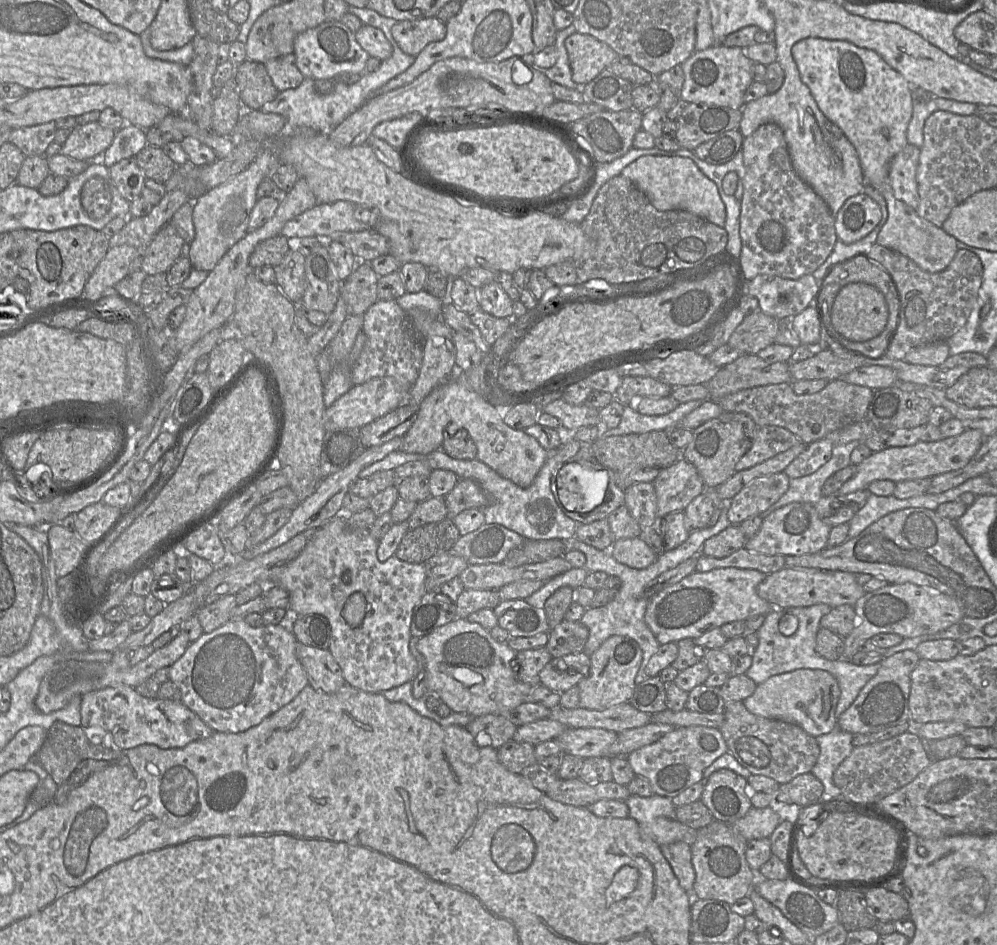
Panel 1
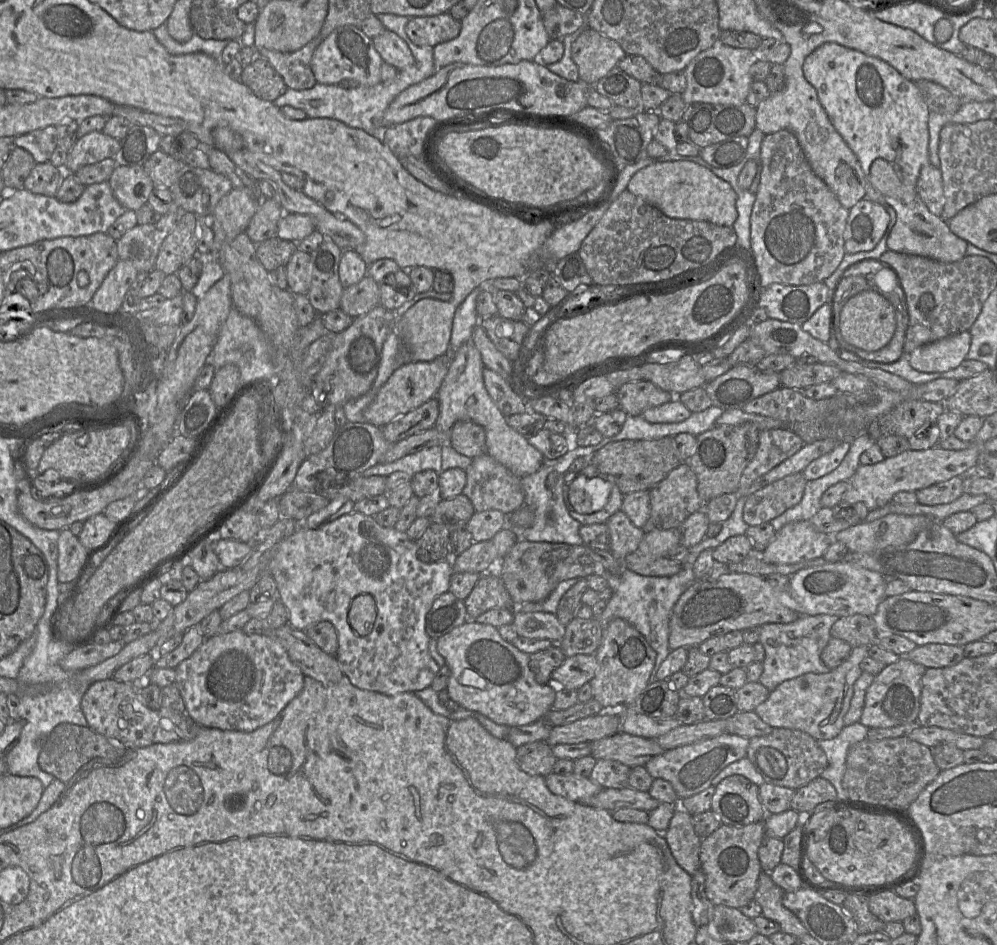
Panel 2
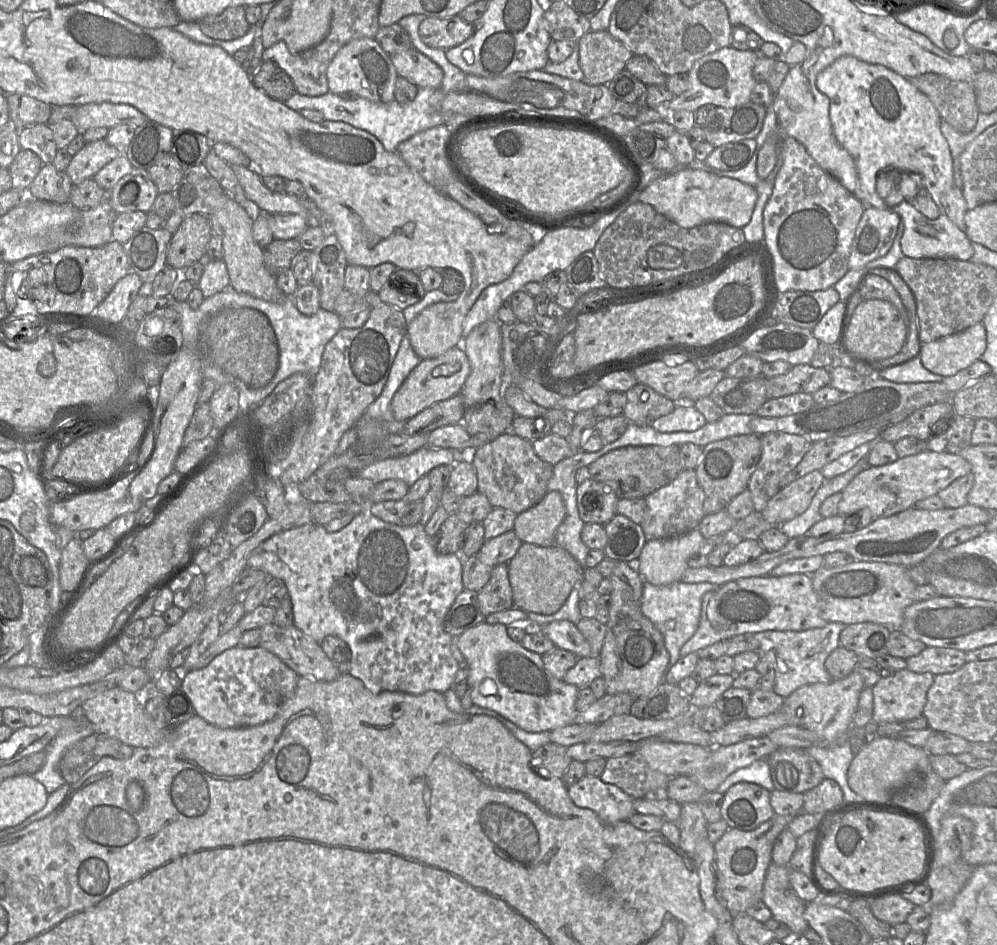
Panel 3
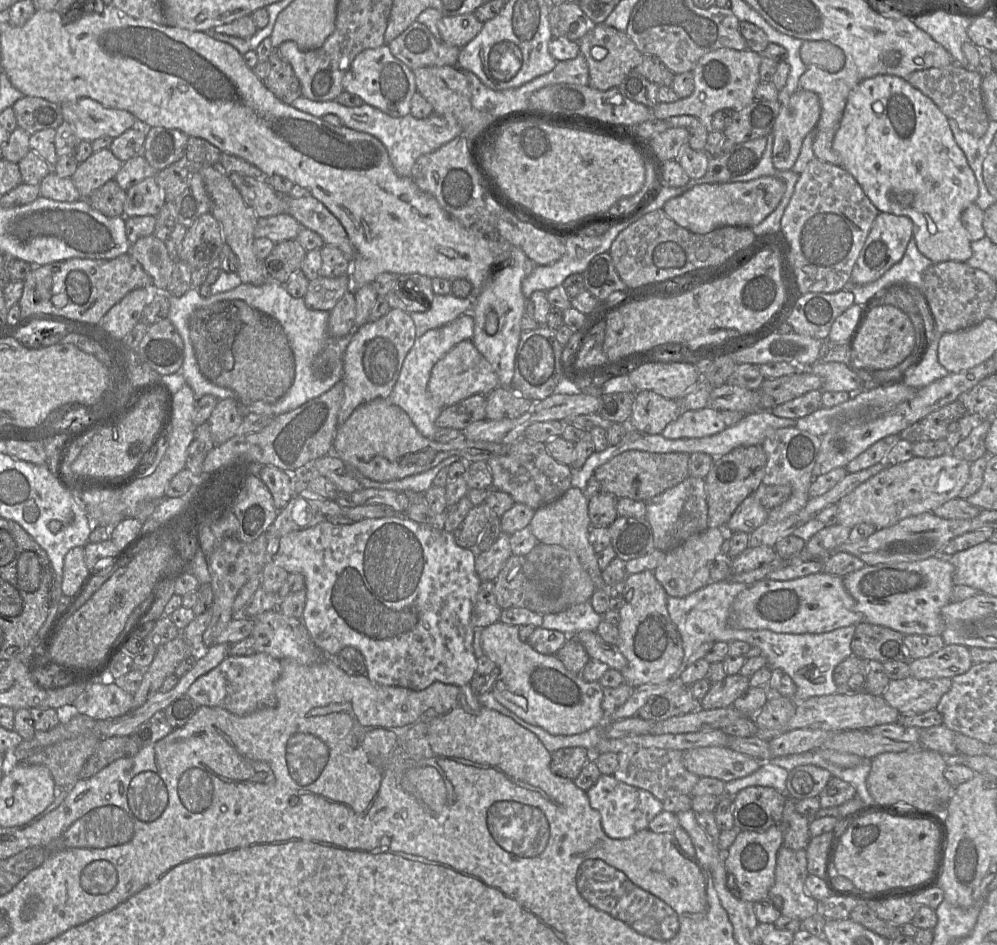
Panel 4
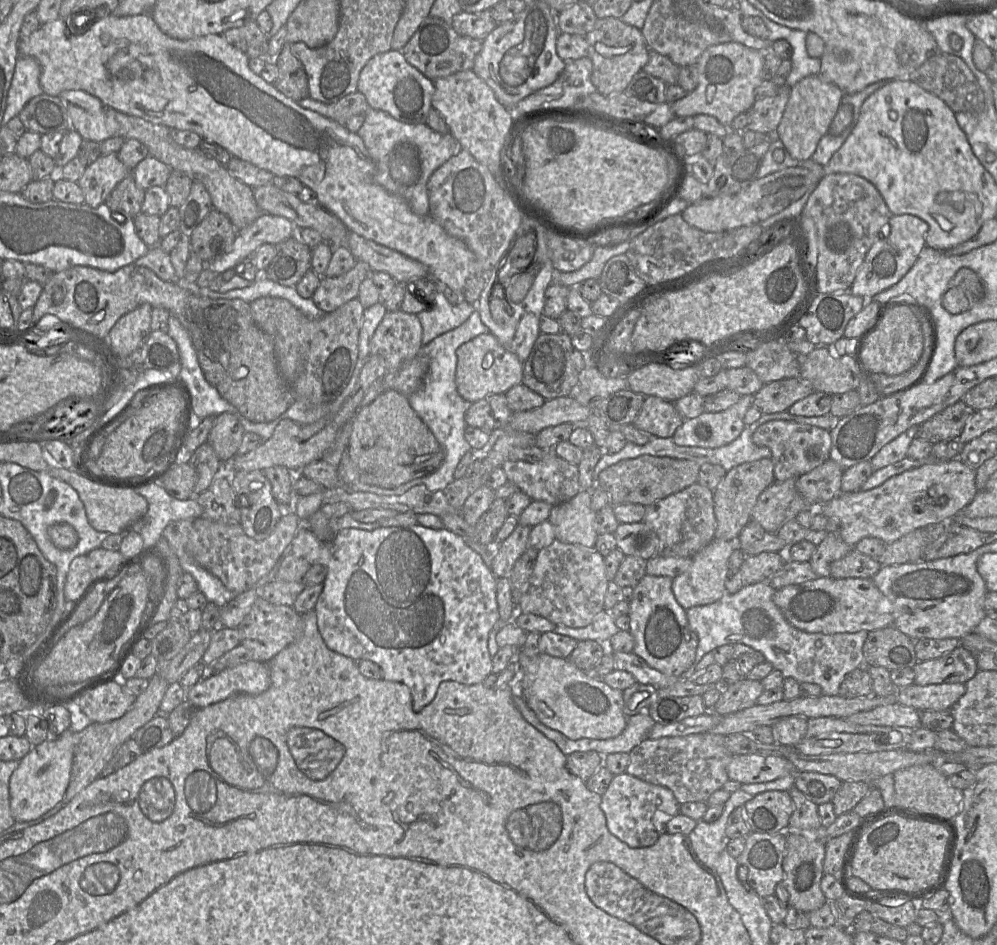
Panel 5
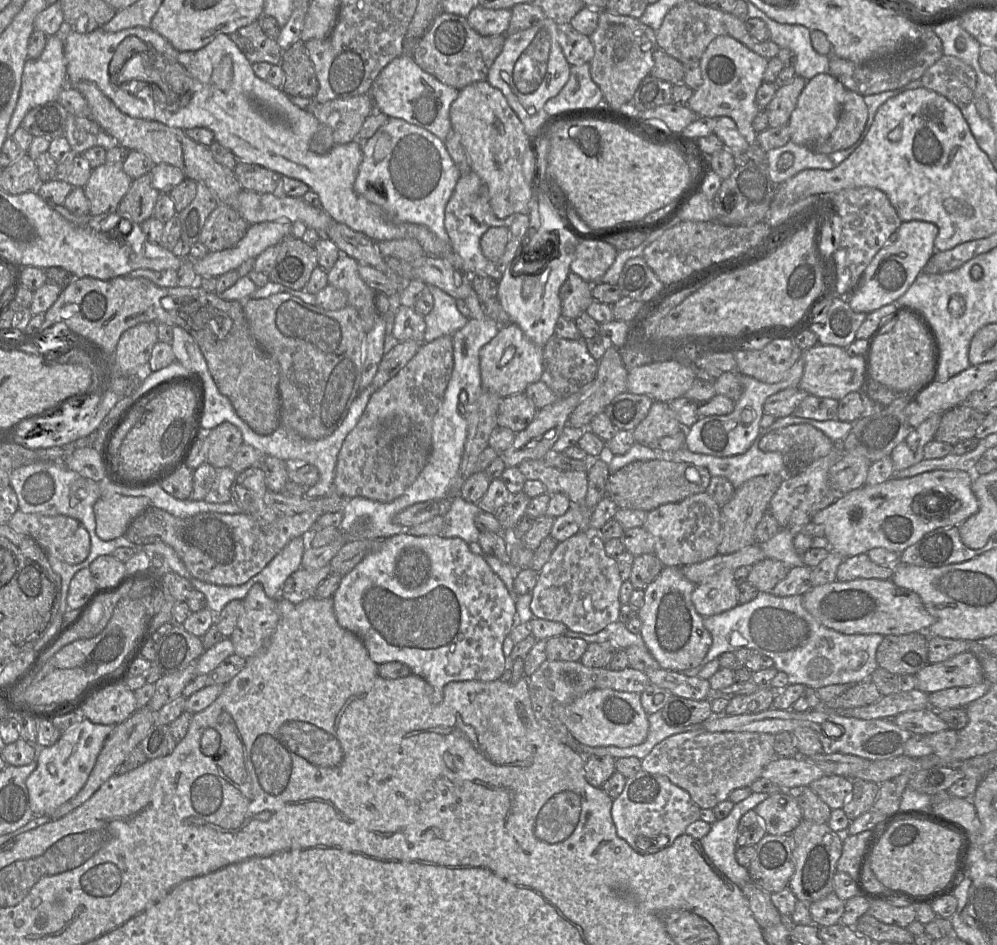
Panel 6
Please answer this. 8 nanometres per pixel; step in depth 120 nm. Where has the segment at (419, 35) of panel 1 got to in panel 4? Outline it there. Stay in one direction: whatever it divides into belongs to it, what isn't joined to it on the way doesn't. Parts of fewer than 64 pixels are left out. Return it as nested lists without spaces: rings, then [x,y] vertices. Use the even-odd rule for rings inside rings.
[[[473,13],[443,16],[437,23],[439,40],[449,46],[462,48],[481,31],[483,22]]]

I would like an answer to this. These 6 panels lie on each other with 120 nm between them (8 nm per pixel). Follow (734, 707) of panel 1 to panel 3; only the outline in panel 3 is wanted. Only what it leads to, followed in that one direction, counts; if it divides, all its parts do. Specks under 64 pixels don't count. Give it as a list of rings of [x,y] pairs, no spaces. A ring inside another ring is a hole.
[[[780,747],[766,758],[776,790],[805,793],[825,778],[820,764],[804,749]]]

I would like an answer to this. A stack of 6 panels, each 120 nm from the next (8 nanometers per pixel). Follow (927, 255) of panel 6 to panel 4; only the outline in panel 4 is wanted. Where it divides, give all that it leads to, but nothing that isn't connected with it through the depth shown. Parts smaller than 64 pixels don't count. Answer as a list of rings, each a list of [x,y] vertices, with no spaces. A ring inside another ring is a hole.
[[[879,212],[875,218],[851,274],[851,285],[865,285],[882,277],[904,256],[913,238],[913,222],[907,216]]]

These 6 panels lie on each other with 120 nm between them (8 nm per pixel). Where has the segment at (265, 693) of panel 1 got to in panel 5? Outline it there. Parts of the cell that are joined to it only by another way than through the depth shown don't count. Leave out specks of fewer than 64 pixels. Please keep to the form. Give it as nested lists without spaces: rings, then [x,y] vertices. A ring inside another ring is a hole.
[[[250,660],[200,679],[194,686],[186,689],[186,699],[197,708],[204,708],[238,693],[259,695],[270,684],[267,663]]]

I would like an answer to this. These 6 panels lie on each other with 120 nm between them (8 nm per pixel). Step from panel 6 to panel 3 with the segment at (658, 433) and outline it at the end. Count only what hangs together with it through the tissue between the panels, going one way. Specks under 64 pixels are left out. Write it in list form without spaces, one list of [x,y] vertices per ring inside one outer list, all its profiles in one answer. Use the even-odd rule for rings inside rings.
[[[637,383],[626,392],[624,417],[639,426],[650,426],[656,419],[671,413],[676,404],[652,388]]]

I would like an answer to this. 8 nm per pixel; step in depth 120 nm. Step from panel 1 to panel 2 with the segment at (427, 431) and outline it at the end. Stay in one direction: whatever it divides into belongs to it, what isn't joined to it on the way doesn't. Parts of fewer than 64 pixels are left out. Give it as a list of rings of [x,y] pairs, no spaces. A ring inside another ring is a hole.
[[[472,340],[466,341],[454,351],[448,372],[435,396],[439,402],[439,415],[434,427],[441,431],[450,431],[461,421],[479,424],[485,429],[487,454],[520,478],[531,475],[539,470],[545,458],[529,444],[527,438],[508,425],[506,417],[487,392],[483,380],[484,368],[481,354]]]

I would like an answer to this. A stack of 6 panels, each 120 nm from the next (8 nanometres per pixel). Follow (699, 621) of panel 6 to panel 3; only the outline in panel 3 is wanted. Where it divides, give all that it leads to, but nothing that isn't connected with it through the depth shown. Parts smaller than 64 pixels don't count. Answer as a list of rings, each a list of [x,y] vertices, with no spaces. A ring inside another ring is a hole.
[[[616,563],[609,580],[612,583],[610,618],[598,656],[602,678],[605,681],[606,694],[627,693],[638,699],[650,694],[664,682],[670,668],[669,654],[663,635],[641,611],[645,581],[633,563]]]

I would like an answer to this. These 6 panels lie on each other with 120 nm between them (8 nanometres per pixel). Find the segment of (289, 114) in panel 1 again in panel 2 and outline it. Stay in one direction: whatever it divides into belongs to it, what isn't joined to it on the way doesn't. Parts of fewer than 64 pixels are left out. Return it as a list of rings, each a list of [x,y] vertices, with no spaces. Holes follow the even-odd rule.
[[[379,14],[377,18],[384,27],[399,36],[410,48],[415,65],[398,71],[397,77],[390,83],[380,82],[374,86],[357,86],[355,88],[343,88],[338,84],[326,85],[317,83],[307,90],[287,89],[286,92],[277,98],[273,103],[279,107],[291,106],[301,109],[307,114],[307,118],[329,118],[340,121],[351,128],[362,129],[372,136],[379,136],[386,128],[382,127],[382,117],[390,103],[402,91],[409,86],[417,84],[433,75],[436,71],[433,58],[433,47],[415,45],[407,36],[405,27],[411,17],[394,14]]]

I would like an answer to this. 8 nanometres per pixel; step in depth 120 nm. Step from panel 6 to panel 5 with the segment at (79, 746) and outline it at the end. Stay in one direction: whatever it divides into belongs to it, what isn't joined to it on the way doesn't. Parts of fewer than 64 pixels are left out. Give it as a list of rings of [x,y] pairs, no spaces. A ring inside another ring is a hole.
[[[74,731],[35,746],[20,761],[9,781],[10,810],[15,822],[40,818],[62,801],[68,788],[74,758]]]

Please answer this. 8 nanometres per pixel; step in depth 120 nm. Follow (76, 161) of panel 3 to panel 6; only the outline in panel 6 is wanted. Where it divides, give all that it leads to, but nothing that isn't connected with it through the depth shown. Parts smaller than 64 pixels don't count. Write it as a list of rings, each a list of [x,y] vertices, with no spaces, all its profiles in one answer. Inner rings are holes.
[[[105,162],[92,169],[90,178],[83,187],[90,202],[90,214],[116,212],[132,180],[124,171],[123,163]]]

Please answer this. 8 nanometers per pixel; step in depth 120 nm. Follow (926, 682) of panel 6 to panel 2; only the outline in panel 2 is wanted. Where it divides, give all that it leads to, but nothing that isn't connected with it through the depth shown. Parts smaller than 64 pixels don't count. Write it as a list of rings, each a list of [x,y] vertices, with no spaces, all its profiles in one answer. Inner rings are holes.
[[[929,643],[916,646],[905,657],[925,668],[943,668],[958,664],[963,658],[963,648],[950,644]]]

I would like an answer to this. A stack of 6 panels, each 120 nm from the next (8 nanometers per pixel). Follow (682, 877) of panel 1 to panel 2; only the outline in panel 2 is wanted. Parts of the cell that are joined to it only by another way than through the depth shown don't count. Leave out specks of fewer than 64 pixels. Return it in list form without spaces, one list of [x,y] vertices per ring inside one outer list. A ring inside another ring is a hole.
[[[677,809],[663,835],[678,865],[692,876],[700,869],[700,844],[692,823],[692,815]]]

